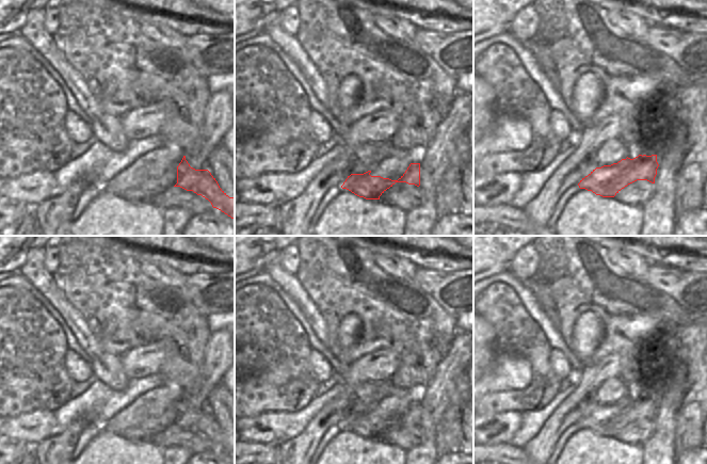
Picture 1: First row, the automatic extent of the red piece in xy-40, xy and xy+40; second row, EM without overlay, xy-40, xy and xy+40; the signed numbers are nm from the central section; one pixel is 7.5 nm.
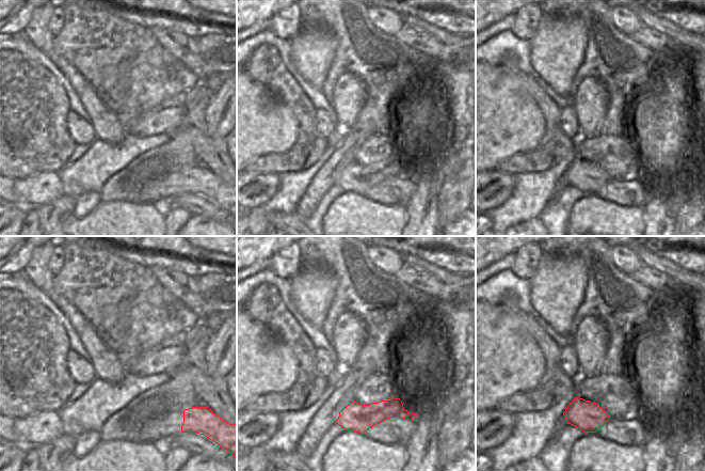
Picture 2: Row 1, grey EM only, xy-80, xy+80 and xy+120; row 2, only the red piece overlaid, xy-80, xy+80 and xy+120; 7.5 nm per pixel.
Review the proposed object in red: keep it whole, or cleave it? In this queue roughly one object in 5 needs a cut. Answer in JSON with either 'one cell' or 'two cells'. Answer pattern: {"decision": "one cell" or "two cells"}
{"decision": "one cell"}

